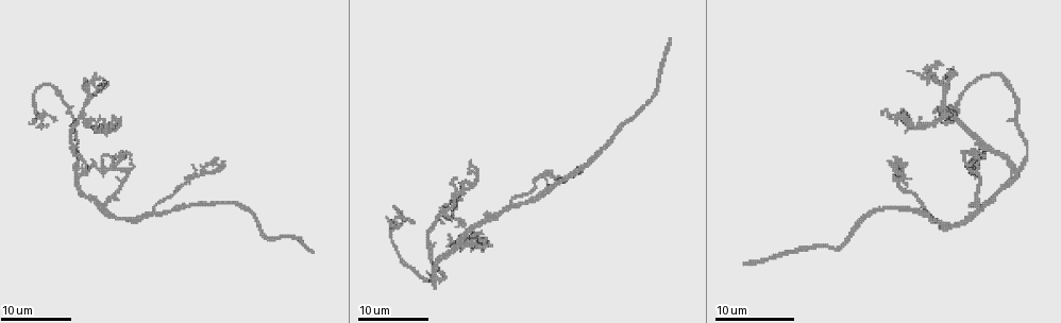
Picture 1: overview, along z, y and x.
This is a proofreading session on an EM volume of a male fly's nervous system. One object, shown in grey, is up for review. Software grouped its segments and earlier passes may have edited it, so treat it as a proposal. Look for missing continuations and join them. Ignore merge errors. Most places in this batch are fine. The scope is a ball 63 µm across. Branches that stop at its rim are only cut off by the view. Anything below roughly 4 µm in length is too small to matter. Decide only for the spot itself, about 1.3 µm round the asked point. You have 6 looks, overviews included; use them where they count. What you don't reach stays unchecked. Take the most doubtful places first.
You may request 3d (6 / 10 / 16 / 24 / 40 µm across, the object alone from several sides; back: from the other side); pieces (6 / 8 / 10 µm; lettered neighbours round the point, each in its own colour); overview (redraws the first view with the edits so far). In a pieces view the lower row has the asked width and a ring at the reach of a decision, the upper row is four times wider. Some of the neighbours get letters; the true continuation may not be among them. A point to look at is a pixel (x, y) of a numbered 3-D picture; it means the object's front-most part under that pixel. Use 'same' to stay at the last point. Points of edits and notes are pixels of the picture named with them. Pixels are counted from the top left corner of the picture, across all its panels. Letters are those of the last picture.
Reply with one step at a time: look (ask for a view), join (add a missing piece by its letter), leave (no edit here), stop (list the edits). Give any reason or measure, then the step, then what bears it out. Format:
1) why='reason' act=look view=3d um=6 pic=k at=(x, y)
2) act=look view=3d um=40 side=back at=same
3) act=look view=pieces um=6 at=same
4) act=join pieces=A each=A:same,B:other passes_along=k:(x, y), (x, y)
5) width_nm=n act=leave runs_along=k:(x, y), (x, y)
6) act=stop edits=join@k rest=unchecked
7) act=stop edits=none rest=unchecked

why='an open end' act=look view=3d um=24 pic=1 at=(947, 119)

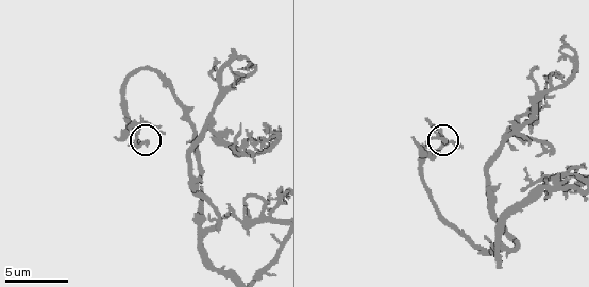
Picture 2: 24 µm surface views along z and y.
act=look view=pieces um=6 pic=2 at=(443, 142)

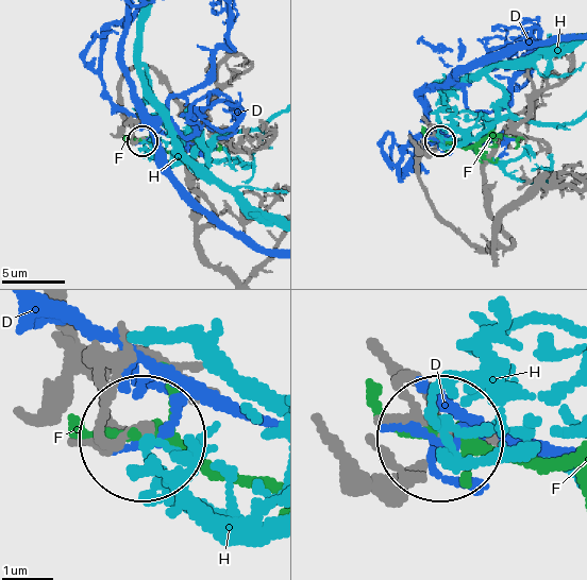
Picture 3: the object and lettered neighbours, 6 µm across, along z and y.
act=leave each=D:other,F:other,H:other runs_along=3:(390, 490), (403, 485), (390, 430), (437, 434) found='none of them fits'

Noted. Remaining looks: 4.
why='an open end' act=look view=3d um=16 pic=1 at=(223, 163)

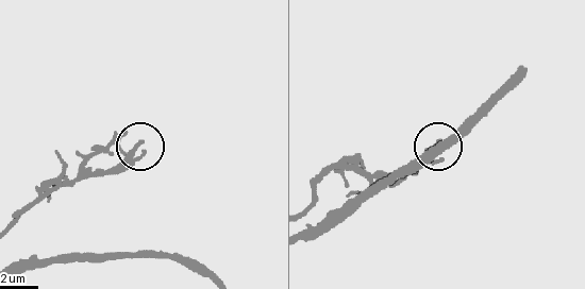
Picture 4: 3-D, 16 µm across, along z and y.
act=look view=pieces um=6 pic=4 at=(142, 144)

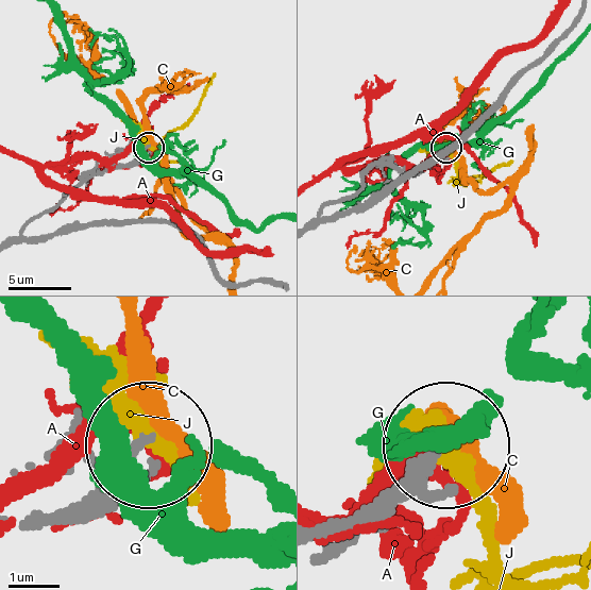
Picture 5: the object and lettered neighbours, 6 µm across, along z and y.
act=leave each=A:other,C:other,G:other,J:other found='no lettered piece goes on from it'

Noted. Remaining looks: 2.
why='free end' act=look view=3d um=10 pic=2 at=(530, 129)

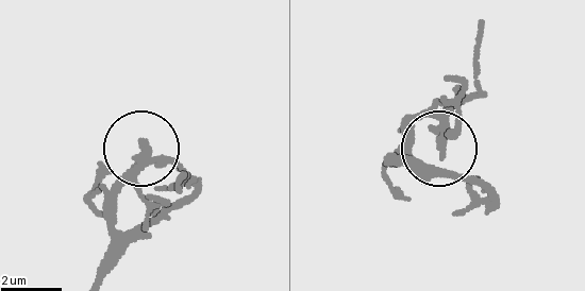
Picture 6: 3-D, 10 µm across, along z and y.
why='see the neighbours' act=look view=pieces um=8 pic=6 at=(440, 155)

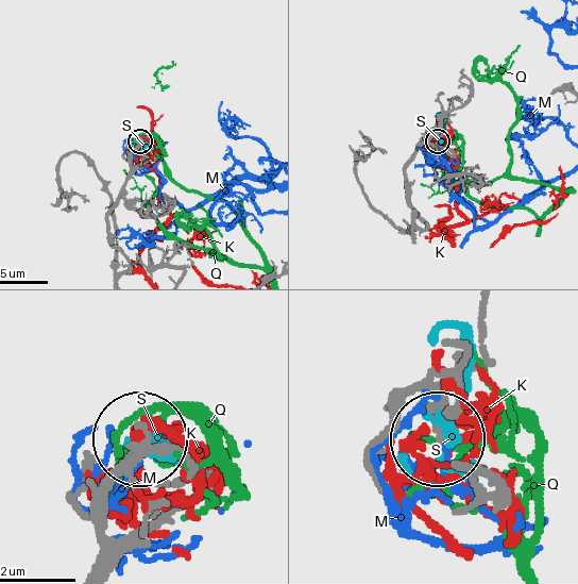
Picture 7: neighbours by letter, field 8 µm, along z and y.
act=leave each=K:other,M:other,Q:other,S:other found='none of them fits'

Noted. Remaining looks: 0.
act=stop edits=none rest=unchecked

